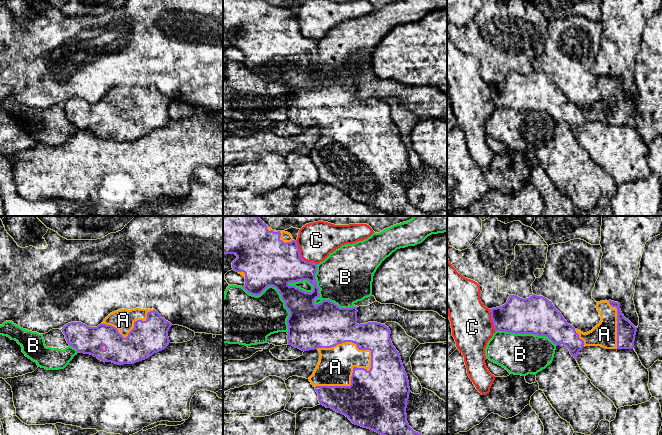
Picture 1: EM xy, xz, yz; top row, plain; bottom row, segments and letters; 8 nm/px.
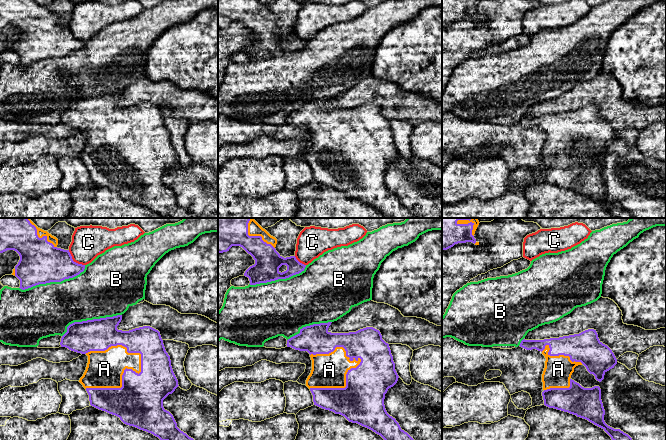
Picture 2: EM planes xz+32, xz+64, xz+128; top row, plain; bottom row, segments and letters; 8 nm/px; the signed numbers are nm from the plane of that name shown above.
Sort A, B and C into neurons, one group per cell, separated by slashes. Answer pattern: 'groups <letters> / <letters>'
groups A / B / C

